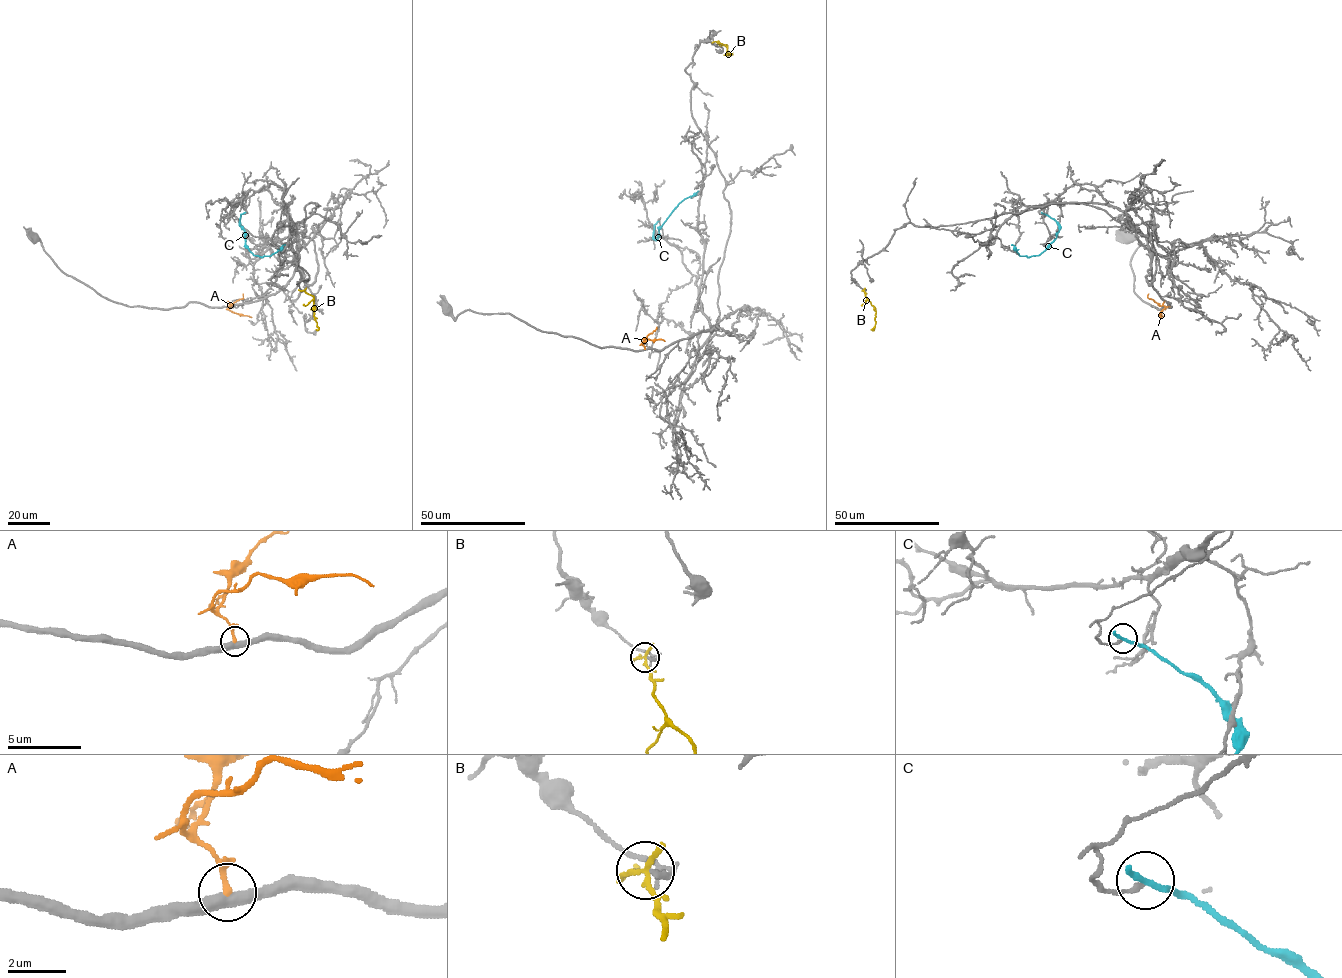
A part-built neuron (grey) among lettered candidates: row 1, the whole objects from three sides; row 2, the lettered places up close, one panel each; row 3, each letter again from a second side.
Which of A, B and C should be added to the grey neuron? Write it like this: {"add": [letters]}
{"add": []}

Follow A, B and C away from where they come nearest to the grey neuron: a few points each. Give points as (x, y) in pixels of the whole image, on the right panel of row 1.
A: (1169, 306), (1160, 305), (1149, 298), (1148, 294)
B: (864, 290), (875, 311), (874, 329)
C: (1042, 213), (1054, 219), (1059, 227), (1057, 237), (1049, 246), (1040, 254), (1029, 257), (1020, 256), (1011, 245)

